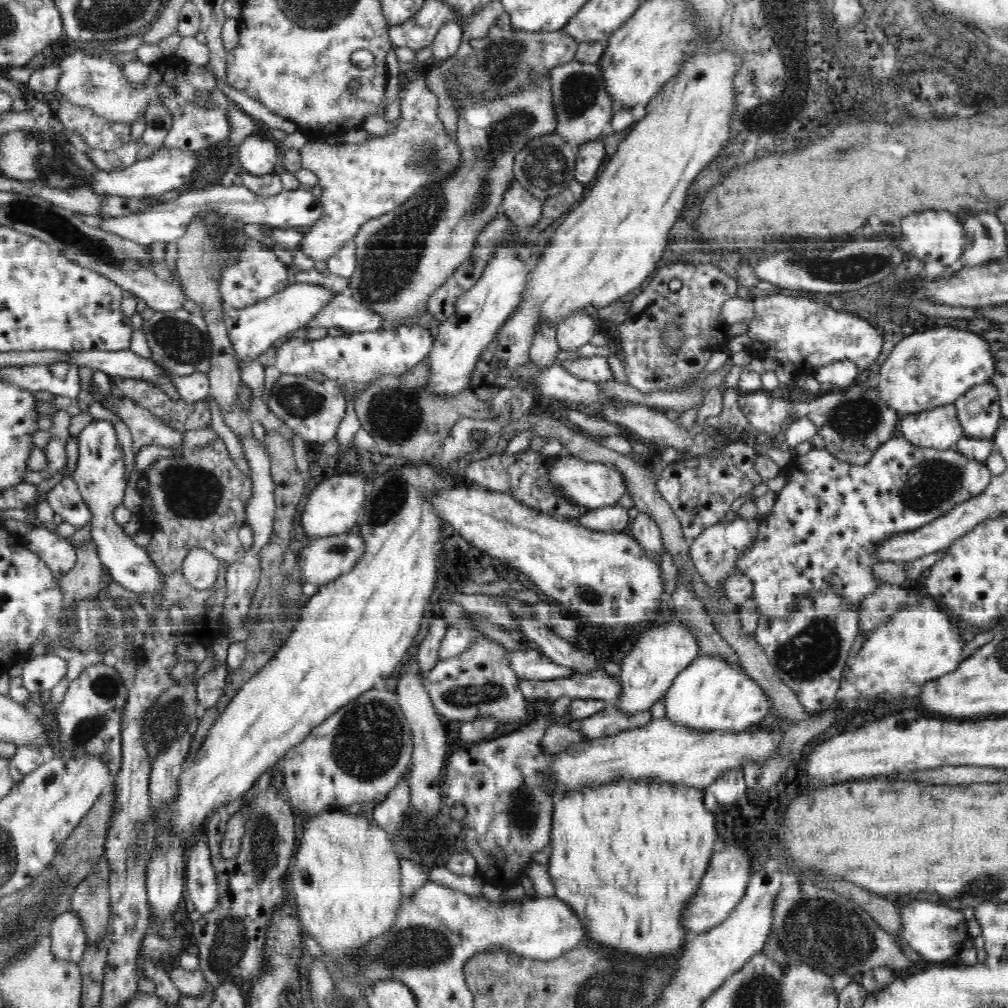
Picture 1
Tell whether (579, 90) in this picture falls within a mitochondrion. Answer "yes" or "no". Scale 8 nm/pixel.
yes

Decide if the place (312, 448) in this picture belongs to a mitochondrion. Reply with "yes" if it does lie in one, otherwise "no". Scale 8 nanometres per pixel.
no

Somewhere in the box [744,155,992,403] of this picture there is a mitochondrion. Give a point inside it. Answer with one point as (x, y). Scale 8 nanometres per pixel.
(848, 269)

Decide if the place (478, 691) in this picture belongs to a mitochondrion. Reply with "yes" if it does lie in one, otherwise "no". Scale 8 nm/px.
yes

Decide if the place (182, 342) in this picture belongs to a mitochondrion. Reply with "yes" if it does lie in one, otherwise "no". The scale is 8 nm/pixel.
yes

